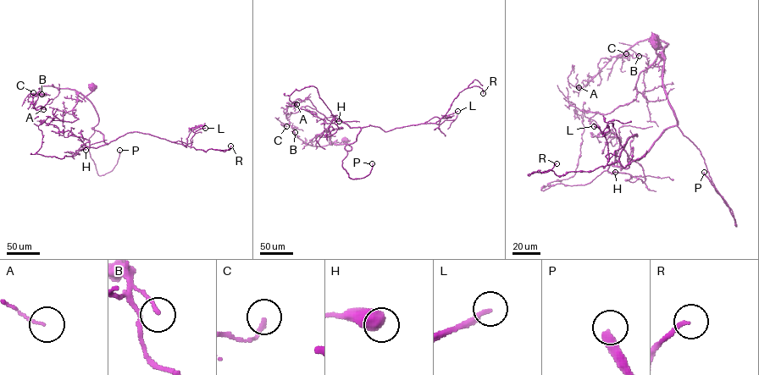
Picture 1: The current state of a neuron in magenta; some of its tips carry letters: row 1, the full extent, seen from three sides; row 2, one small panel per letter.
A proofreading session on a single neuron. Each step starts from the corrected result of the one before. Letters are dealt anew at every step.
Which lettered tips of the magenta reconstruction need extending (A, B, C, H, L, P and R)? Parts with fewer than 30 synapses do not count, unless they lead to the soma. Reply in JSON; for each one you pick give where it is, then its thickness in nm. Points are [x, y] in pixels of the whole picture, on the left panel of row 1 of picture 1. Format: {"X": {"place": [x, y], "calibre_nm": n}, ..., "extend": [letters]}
{"L": {"place": [205, 128], "calibre_nm": 200}, "P": {"place": [119, 150], "calibre_nm": 360}, "R": {"place": [230, 146], "calibre_nm": 190}, "extend": ["L", "P", "R"]}

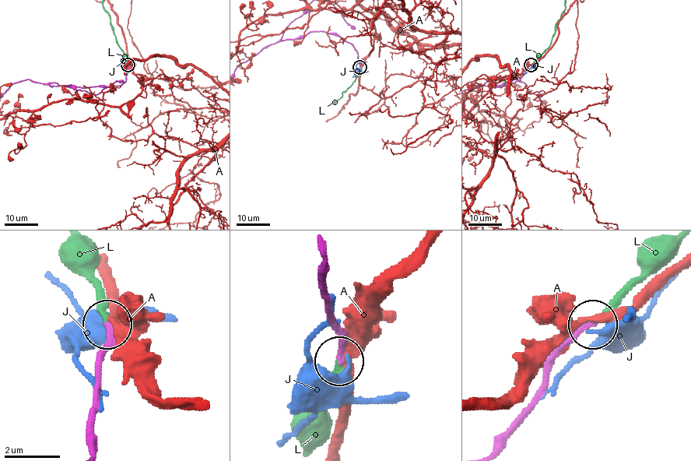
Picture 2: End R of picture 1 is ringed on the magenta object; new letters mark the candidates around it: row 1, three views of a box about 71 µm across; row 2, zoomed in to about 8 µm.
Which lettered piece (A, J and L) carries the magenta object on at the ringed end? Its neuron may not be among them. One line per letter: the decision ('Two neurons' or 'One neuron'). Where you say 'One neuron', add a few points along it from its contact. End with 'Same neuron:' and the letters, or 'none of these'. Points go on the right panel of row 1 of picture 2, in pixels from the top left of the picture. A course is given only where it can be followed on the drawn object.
A: Two neurons
J: Two neurons
L: One neuron
Same neuron: L

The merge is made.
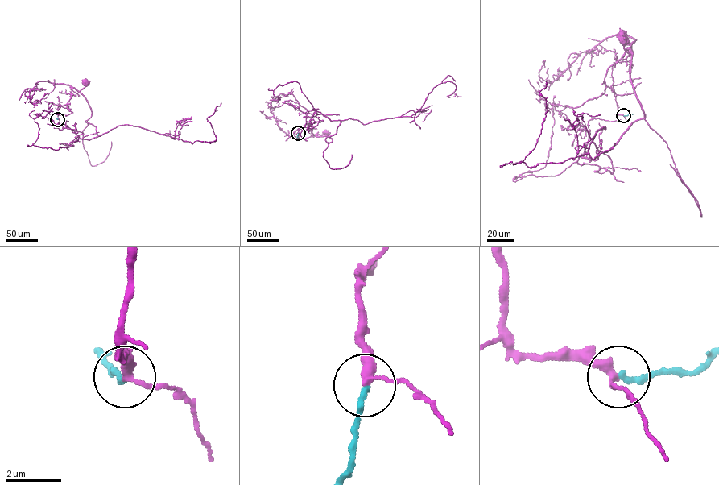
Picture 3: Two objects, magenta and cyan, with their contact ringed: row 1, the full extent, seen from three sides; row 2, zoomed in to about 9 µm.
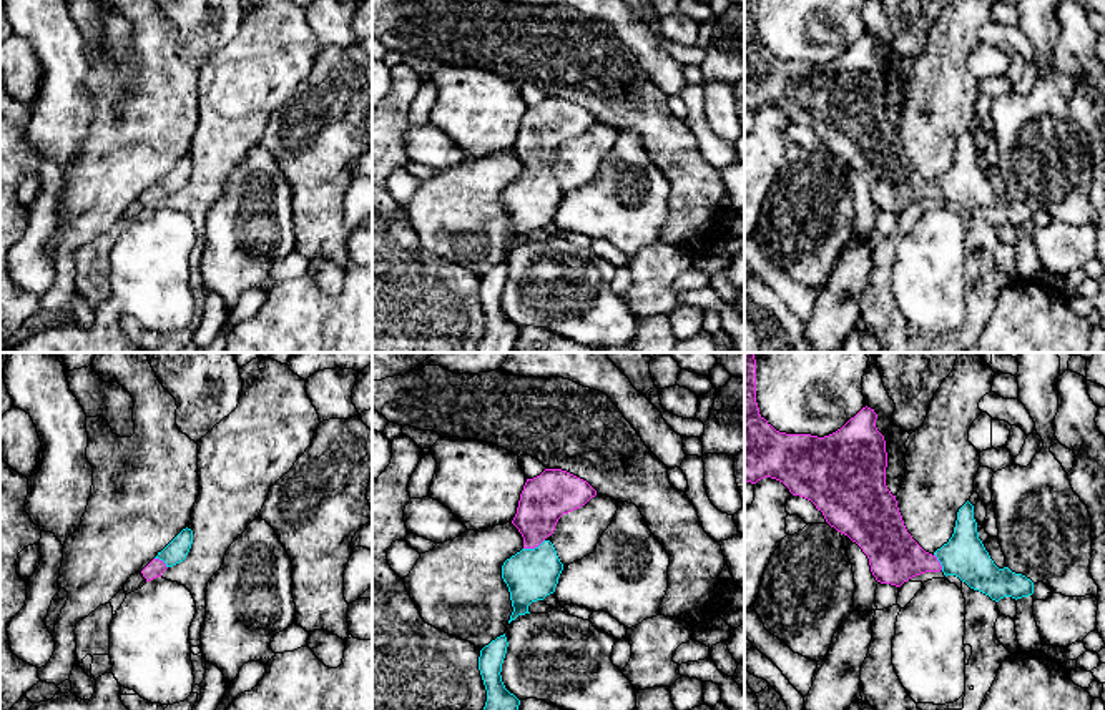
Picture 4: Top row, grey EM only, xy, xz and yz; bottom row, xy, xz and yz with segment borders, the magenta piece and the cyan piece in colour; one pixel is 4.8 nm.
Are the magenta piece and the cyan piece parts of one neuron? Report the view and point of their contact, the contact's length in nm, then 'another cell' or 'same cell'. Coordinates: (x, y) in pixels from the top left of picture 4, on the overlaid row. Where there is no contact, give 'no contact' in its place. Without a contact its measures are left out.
meets magenta in xz at (534, 547); contact 120 nm long; same cell

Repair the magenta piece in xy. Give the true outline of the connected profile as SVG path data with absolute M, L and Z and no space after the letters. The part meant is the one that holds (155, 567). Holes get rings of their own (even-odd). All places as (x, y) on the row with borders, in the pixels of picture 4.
M183 529L158 555L141 570L146 582L161 577L161 574L183 562L193 544L193 530Z

